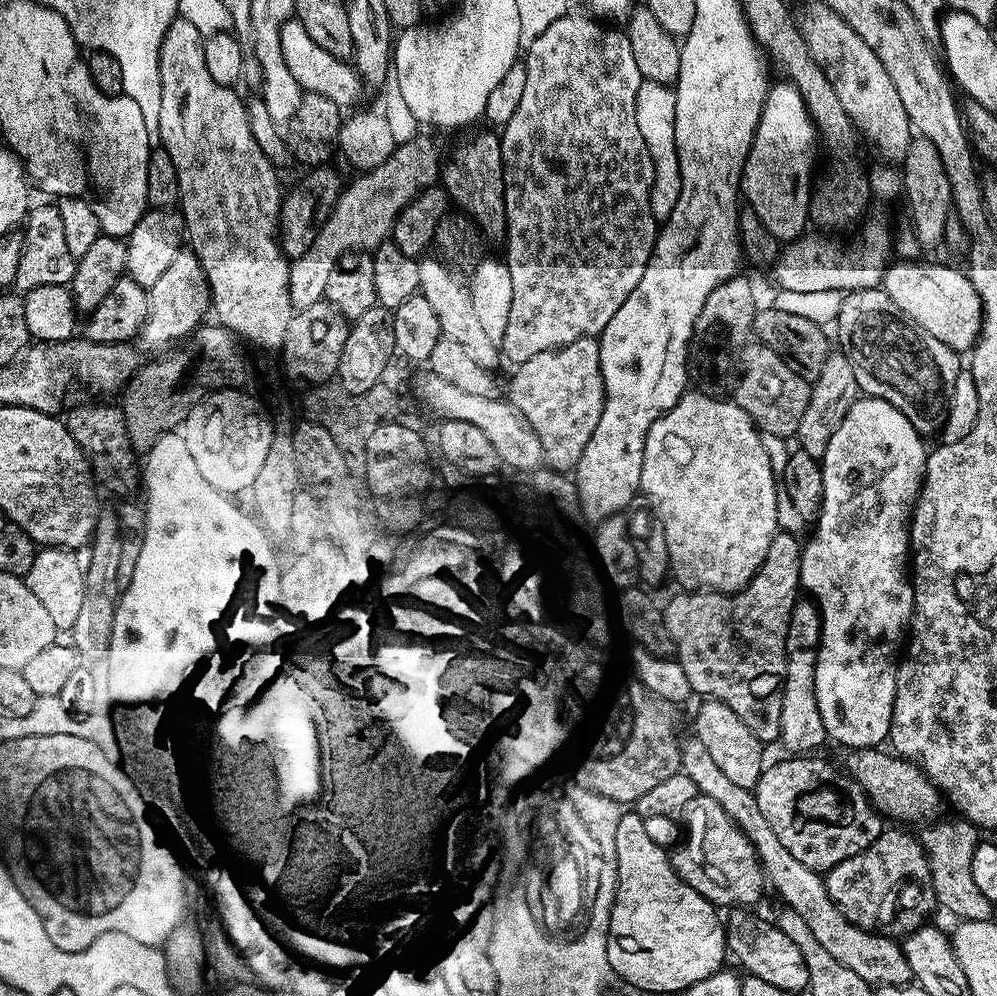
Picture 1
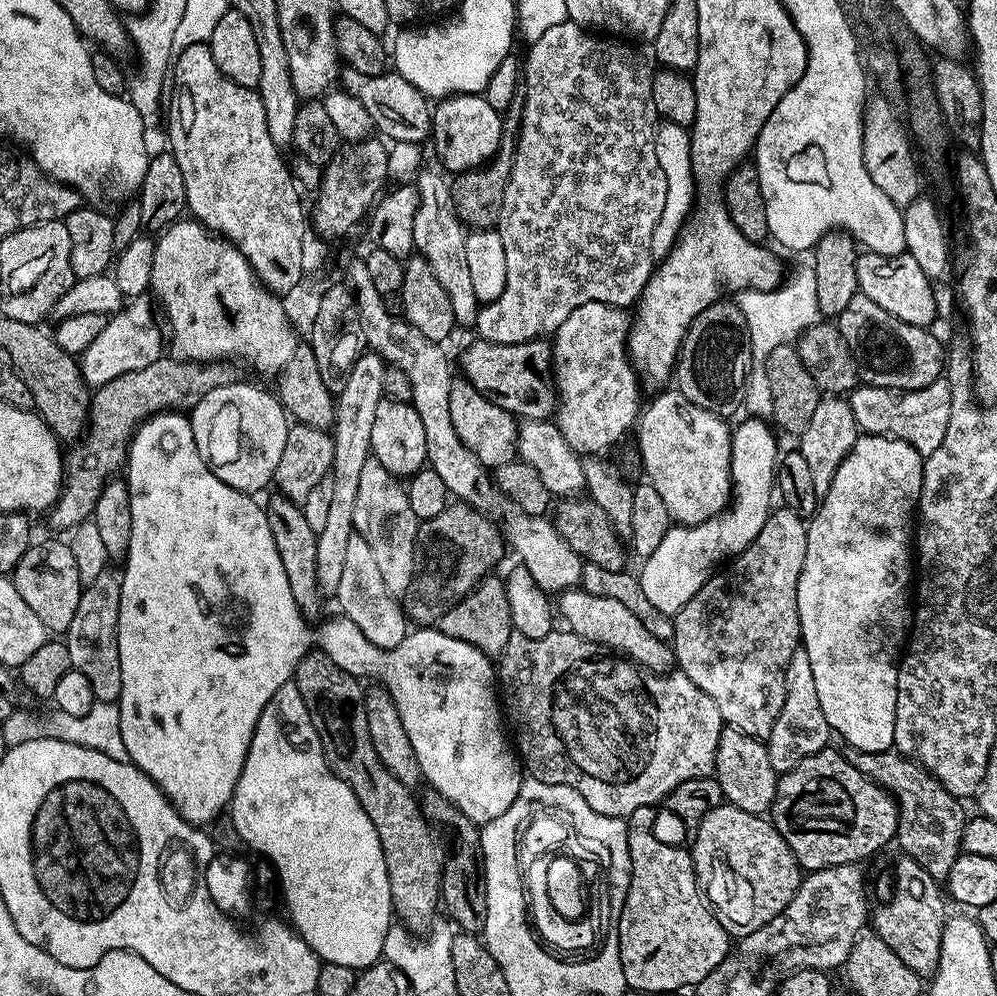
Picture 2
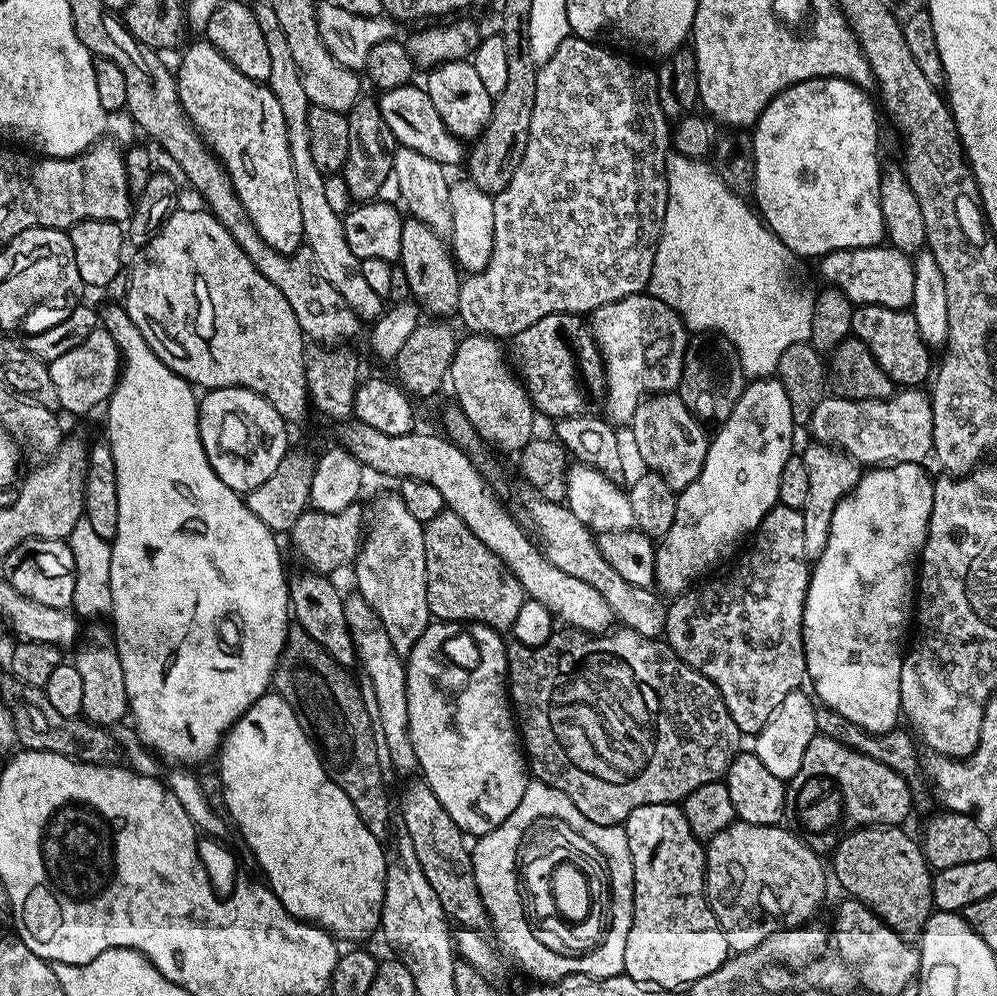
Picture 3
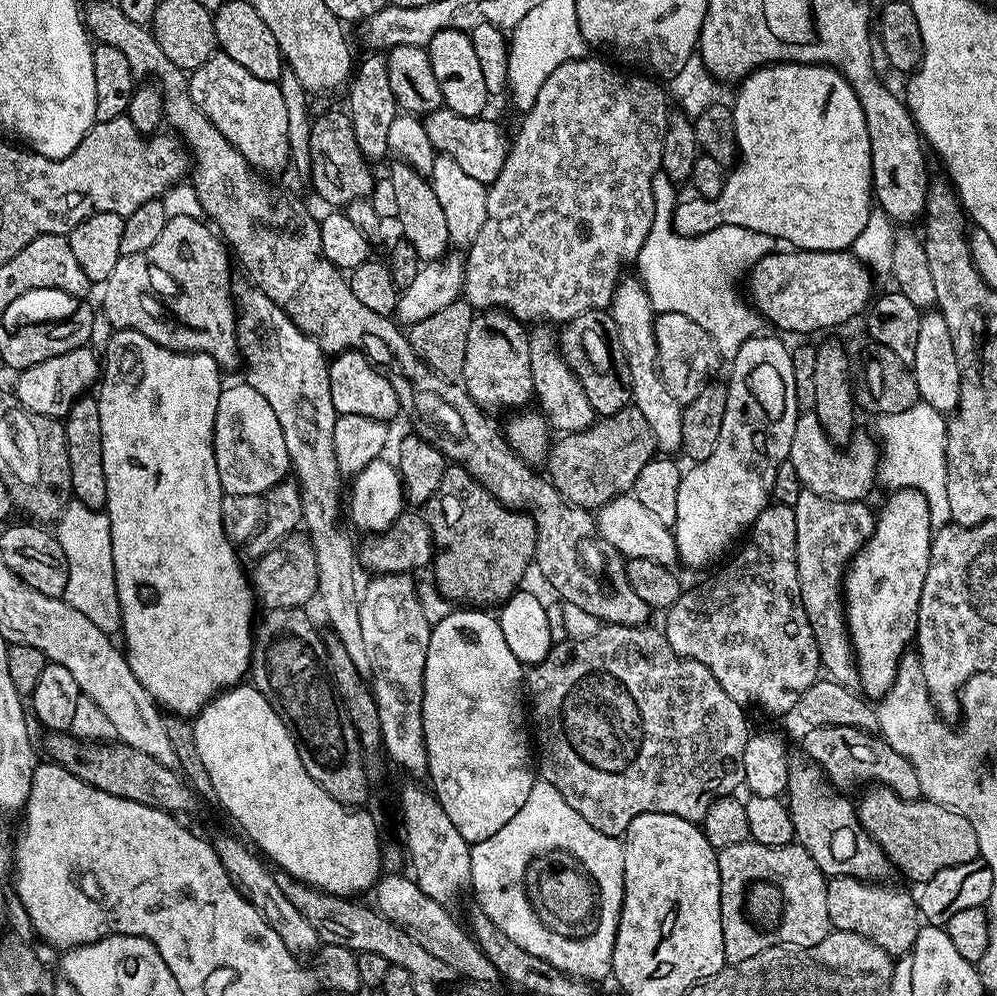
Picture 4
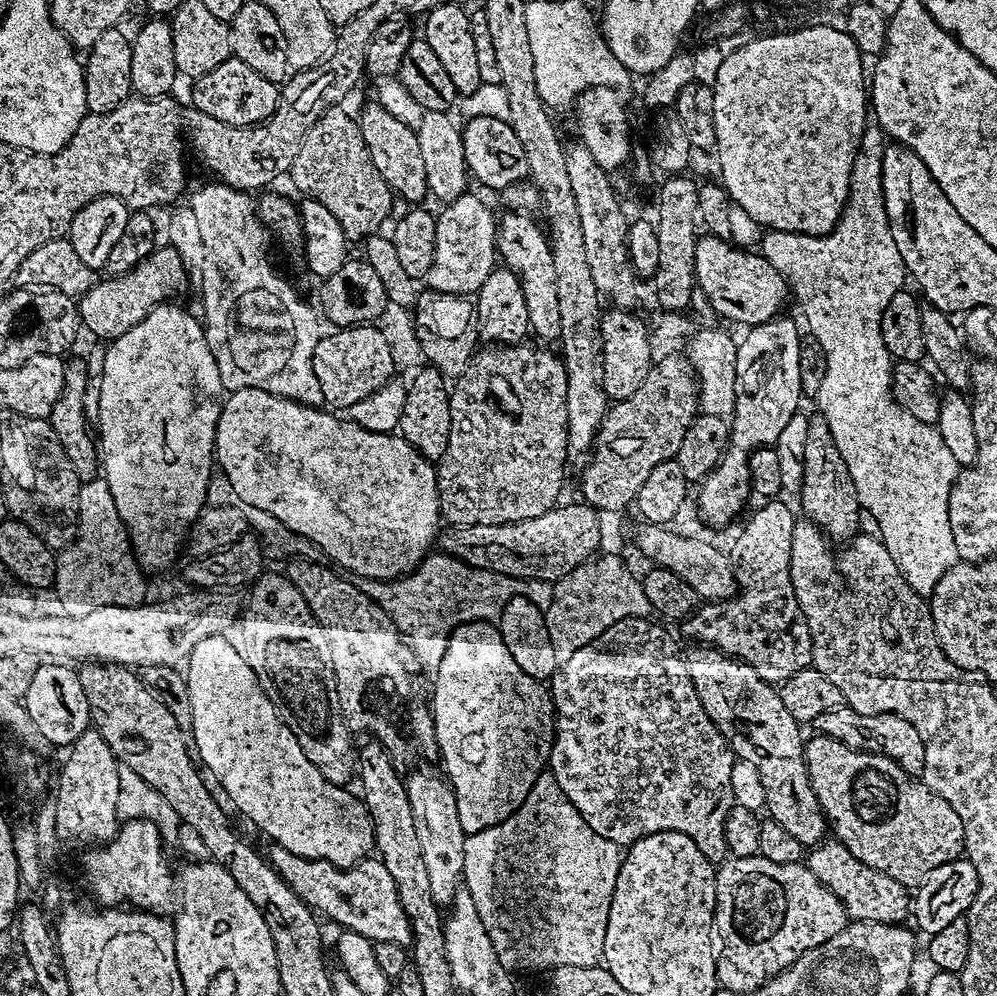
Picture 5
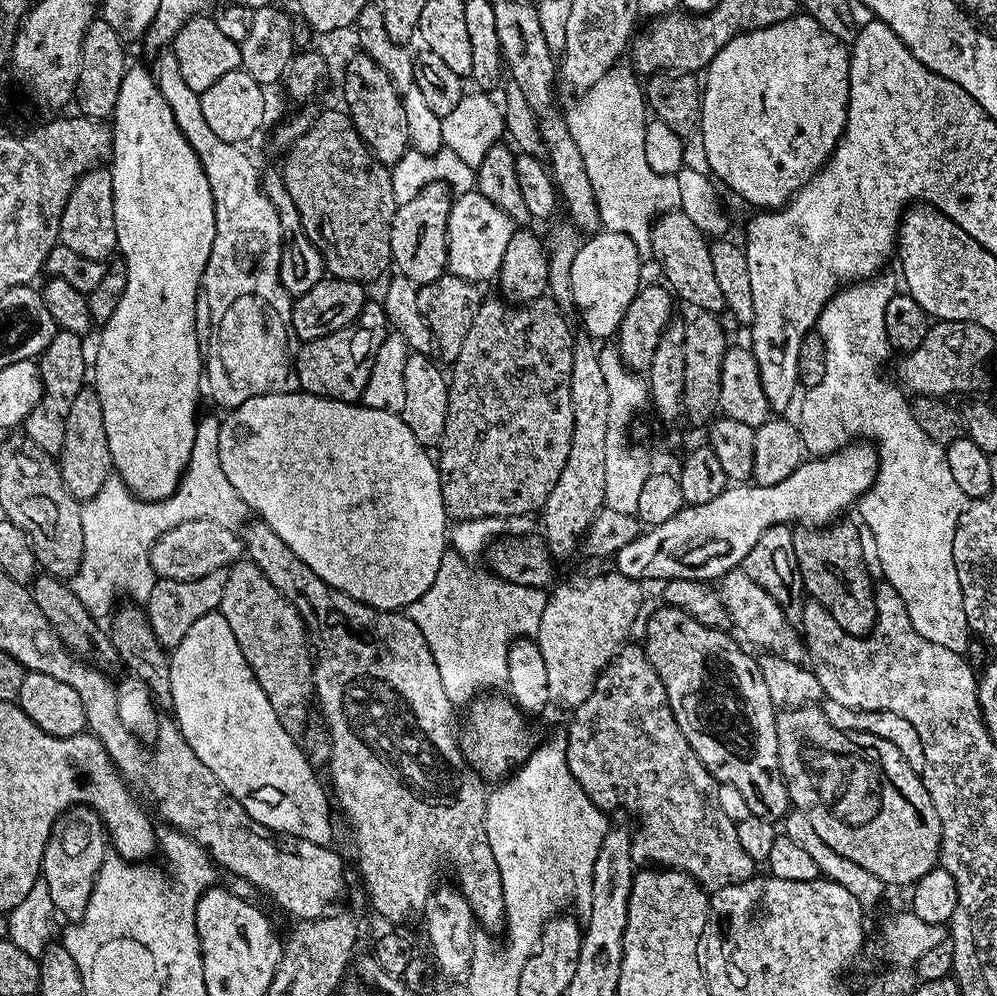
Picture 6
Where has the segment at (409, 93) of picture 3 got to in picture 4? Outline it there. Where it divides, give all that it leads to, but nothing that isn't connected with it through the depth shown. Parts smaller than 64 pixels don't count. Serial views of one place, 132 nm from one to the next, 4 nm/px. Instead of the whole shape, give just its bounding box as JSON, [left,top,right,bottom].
[423,107,510,185]

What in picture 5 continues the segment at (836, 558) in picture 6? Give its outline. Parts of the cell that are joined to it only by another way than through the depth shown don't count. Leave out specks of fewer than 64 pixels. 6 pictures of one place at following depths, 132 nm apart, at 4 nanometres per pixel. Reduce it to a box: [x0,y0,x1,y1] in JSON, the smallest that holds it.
[798,414,862,542]

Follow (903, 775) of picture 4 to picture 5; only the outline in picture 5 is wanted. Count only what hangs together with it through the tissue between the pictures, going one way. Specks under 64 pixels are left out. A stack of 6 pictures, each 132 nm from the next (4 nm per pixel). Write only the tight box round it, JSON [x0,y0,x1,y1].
[818,706,926,777]

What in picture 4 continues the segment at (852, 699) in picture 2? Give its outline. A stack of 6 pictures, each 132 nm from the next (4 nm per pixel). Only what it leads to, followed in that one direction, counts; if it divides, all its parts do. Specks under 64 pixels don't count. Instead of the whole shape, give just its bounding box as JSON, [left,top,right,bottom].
[842,488,934,698]

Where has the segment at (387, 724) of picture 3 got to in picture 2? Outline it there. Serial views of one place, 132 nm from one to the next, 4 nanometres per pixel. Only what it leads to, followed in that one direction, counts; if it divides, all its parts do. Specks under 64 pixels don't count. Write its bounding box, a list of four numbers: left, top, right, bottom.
[334,534,410,650]

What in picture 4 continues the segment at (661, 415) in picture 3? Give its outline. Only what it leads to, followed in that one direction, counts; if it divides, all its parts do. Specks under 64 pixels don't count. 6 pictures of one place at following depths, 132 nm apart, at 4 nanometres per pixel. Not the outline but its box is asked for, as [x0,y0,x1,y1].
[610,275,682,454]

